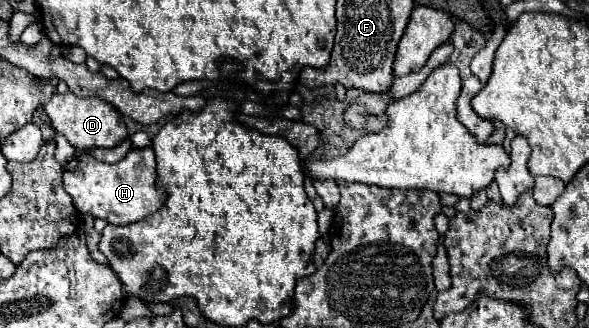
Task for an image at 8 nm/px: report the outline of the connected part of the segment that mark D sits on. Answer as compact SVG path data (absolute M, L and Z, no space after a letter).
M70 91L64 95L56 93L54 99L44 105L44 111L54 131L64 135L68 143L80 153L96 147L114 147L120 139L126 139L126 127L118 111L114 111L114 107L110 107L108 103L102 103L102 99L78 99L76 95L70 95Z

